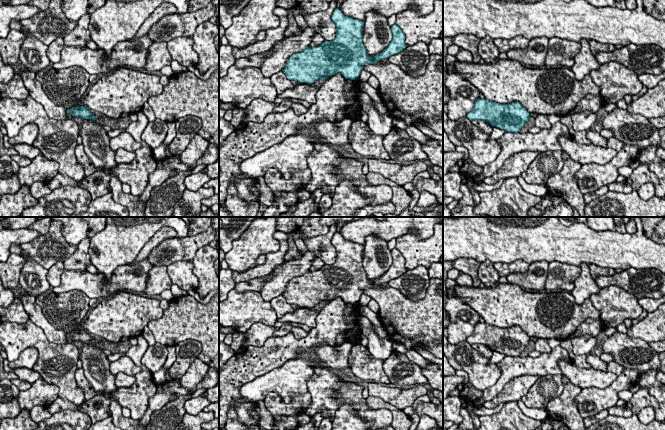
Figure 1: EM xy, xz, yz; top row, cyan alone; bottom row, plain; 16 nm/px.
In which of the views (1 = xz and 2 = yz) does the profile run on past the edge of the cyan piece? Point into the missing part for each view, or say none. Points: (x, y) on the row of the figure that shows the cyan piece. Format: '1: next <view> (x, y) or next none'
1: next none
2: next none

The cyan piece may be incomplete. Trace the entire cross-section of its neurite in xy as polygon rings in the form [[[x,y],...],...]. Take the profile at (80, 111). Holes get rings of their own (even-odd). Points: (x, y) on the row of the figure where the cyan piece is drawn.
[[[77,106],[67,109],[67,114],[68,113],[71,113],[73,117],[81,117],[82,119],[96,120],[97,117],[97,115],[94,116],[86,106]]]

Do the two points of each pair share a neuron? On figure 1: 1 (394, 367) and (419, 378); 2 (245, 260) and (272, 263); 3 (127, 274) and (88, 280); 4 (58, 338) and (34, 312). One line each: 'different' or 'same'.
1: same
2: different
3: same
4: same

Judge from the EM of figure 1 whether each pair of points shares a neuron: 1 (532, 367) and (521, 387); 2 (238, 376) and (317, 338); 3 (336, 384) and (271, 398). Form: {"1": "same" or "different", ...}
{"1": "different", "2": "same", "3": "different"}

